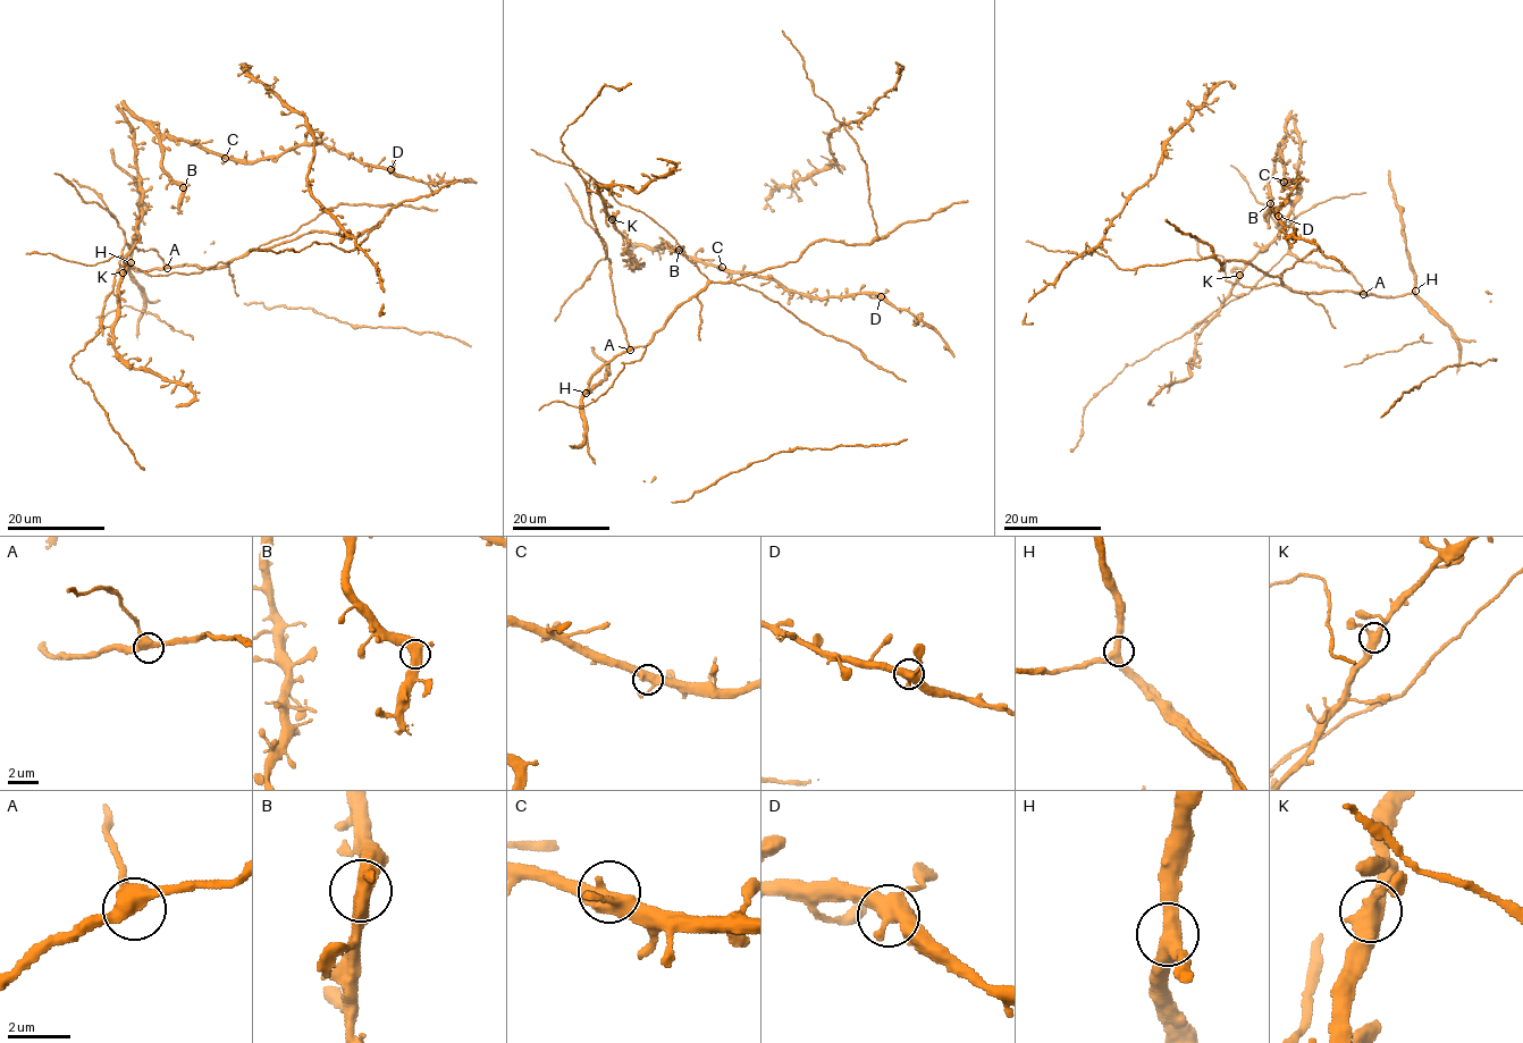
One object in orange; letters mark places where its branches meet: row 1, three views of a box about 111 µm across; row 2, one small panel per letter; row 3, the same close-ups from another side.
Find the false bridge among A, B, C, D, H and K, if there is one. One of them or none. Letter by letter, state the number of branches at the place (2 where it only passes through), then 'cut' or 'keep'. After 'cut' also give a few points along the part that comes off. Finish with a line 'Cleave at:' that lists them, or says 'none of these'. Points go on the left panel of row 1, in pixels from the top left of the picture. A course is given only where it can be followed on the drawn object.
A: branches 3; keep
B: branches 3; keep
C: branches 3; keep
D: branches 3; keep
H: branches 3; keep
K: branches 3; keep
Cleave at: none of these

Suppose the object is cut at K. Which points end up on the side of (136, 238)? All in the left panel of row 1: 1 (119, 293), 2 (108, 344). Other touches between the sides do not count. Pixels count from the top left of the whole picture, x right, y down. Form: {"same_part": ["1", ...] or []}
{"same_part": []}

